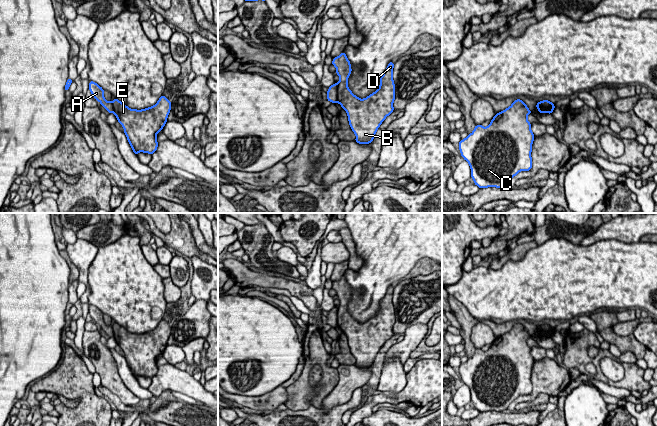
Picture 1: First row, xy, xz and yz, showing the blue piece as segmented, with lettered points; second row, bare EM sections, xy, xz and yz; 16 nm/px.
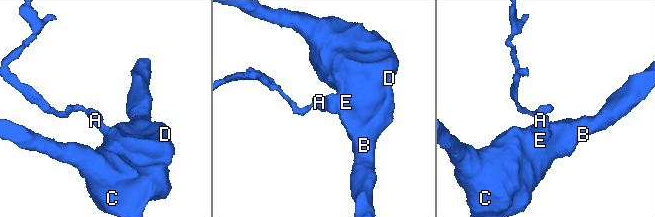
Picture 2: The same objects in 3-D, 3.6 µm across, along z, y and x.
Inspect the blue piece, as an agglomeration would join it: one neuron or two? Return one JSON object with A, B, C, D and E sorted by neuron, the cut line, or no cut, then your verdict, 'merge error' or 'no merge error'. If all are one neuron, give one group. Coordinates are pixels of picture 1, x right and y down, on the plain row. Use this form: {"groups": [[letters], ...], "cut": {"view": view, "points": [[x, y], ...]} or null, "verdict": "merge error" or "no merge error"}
{"groups": [["A"], ["B", "C", "D", "E"]], "cut": {"view": "xz", "points": [[336, 307], [337, 325]]}, "verdict": "merge error"}

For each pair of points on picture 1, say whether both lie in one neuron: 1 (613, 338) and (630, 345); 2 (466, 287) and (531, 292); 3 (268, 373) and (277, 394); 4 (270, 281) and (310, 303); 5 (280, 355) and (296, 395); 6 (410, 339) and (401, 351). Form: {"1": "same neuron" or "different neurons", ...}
{"1": "same neuron", "2": "same neuron", "3": "different neurons", "4": "same neuron", "5": "different neurons", "6": "same neuron"}

